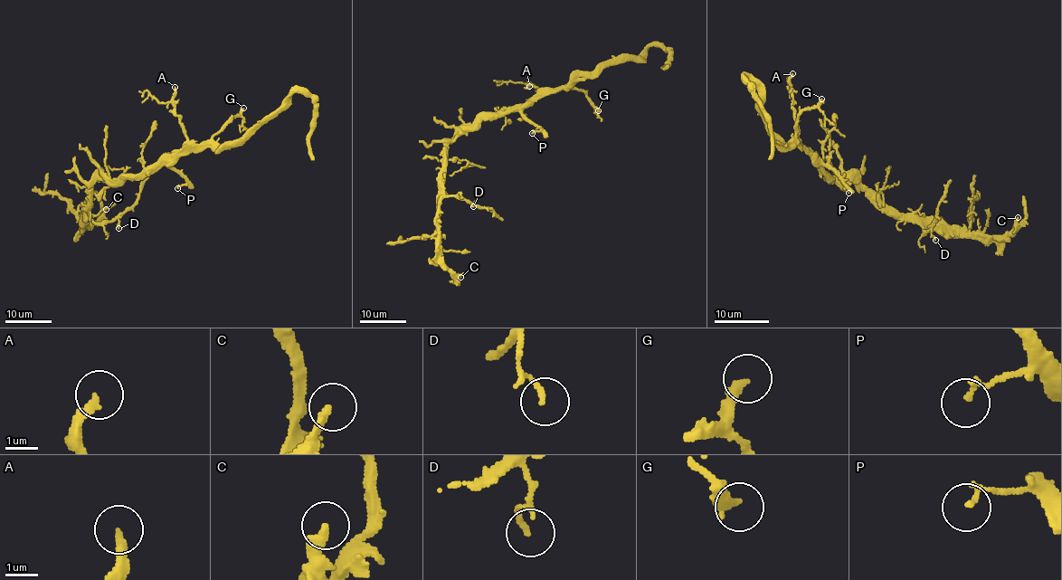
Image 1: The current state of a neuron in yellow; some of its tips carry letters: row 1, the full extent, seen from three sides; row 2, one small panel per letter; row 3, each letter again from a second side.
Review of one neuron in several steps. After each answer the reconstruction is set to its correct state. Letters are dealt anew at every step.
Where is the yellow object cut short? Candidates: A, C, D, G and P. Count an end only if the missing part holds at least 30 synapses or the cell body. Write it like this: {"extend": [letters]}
{"extend": []}

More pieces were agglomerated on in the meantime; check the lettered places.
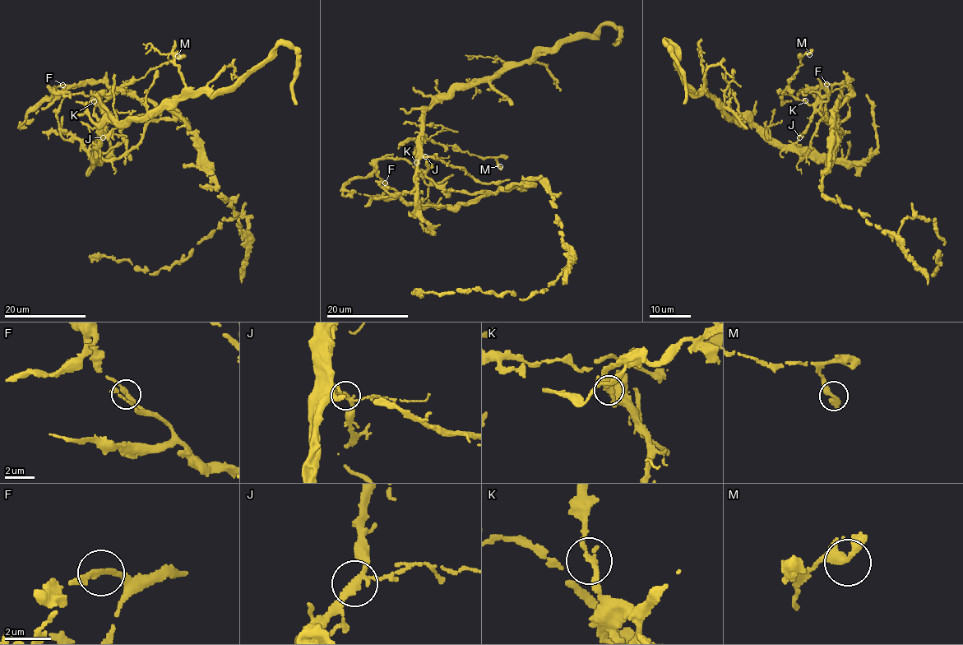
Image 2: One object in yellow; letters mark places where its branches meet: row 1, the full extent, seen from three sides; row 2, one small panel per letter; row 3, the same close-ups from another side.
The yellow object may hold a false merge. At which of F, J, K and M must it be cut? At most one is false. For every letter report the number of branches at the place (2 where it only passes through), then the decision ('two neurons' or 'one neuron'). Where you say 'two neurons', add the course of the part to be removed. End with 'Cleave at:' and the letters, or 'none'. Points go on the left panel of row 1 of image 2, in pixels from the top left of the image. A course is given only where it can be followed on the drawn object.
F: 2 | one neuron
J: 3 | two neurons | (103, 137), (103, 112), (122, 121), (169, 107), (247, 228), (223, 220), (152, 274), (89, 257)
K: 2 | one neuron
M: 3 | one neuron
Cleave at: J

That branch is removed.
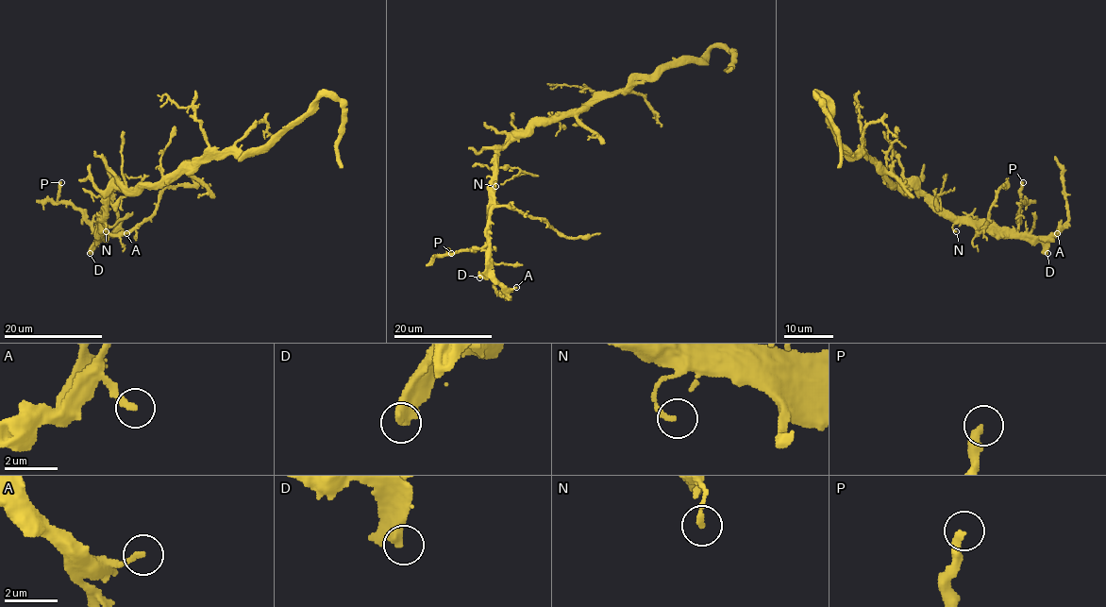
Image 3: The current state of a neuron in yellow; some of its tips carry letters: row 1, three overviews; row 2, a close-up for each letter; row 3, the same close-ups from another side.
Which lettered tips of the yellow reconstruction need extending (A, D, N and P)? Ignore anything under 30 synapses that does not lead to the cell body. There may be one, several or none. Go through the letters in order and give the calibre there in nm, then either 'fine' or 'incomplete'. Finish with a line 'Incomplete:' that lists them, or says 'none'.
A: calibre 190 nm; fine
D: calibre 340 nm; incomplete
N: calibre 180 nm; fine
P: calibre 320 nm; fine
Incomplete: D

